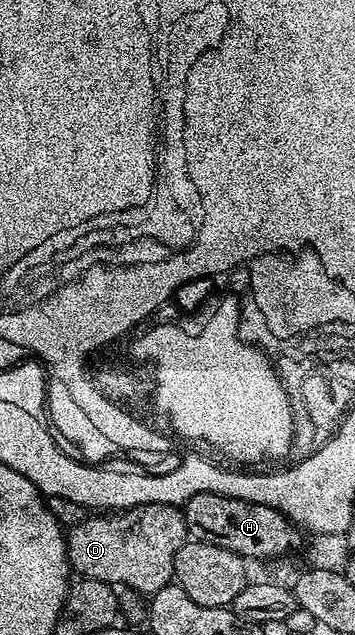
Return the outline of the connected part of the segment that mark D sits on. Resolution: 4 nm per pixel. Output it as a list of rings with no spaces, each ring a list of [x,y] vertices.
[[[151,502],[119,512],[96,512],[66,530],[68,564],[80,578],[121,582],[140,594],[157,594],[174,578],[174,556],[188,538],[180,506]]]

